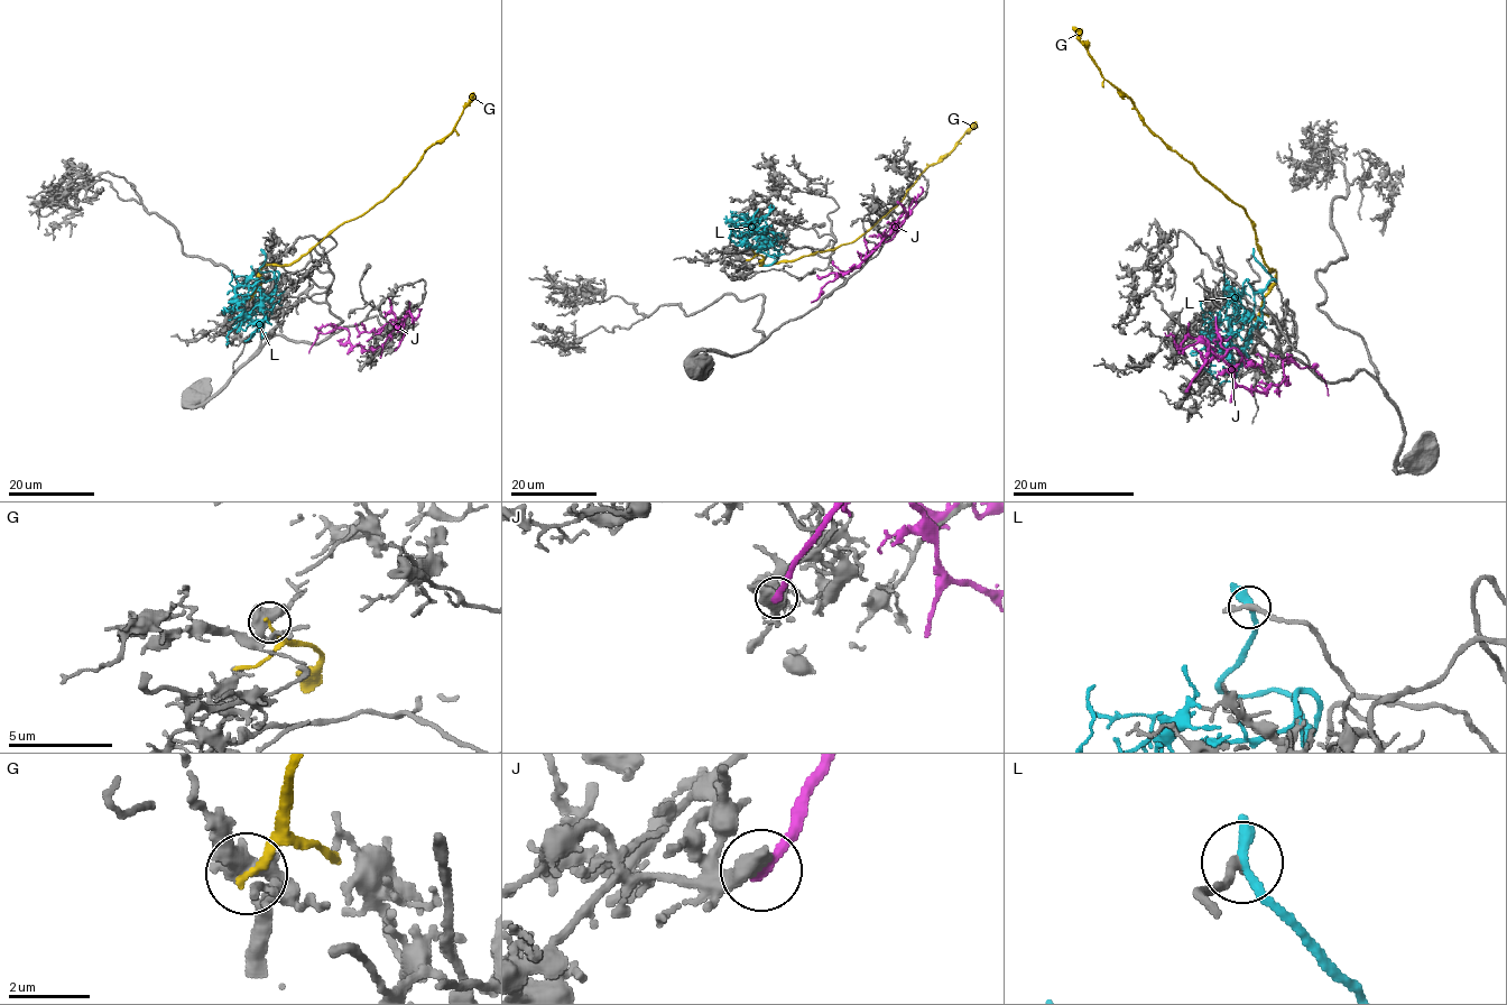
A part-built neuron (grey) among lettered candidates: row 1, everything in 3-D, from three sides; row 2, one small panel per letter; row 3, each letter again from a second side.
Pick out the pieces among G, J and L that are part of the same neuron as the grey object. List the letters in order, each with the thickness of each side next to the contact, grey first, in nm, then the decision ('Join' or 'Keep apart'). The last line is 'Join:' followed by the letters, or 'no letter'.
G: Thickness 440 nm (grey) against 200 nm. Keep apart
J: Thickness 600 nm (grey) against 340 nm. Keep apart
L: Thickness 300 nm (grey) against 280 nm. Keep apart
Join: no letter

